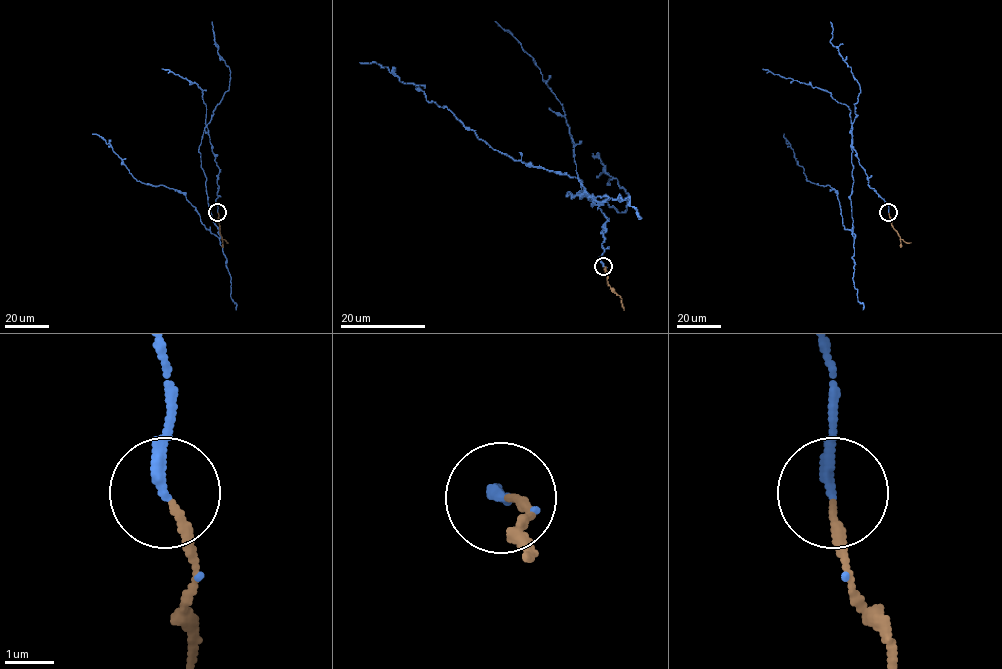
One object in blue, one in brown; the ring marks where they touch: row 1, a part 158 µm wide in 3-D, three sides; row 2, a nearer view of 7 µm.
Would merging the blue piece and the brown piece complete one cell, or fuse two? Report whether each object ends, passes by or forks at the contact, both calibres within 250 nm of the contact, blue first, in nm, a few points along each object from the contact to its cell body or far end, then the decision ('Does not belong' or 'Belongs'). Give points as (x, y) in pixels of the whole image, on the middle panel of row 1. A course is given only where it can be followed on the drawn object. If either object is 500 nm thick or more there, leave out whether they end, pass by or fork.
At the ring blue ends. At the ring brown ends. Thickness 220 nm (blue) against 170 nm. Course of blue: (604, 266), (607, 218), (592, 196), (567, 196), (606, 196), (495, 150), (418, 86), (359, 62). Course of brown: (604, 266), (607, 282), (620, 297), (624, 310). Belongs

